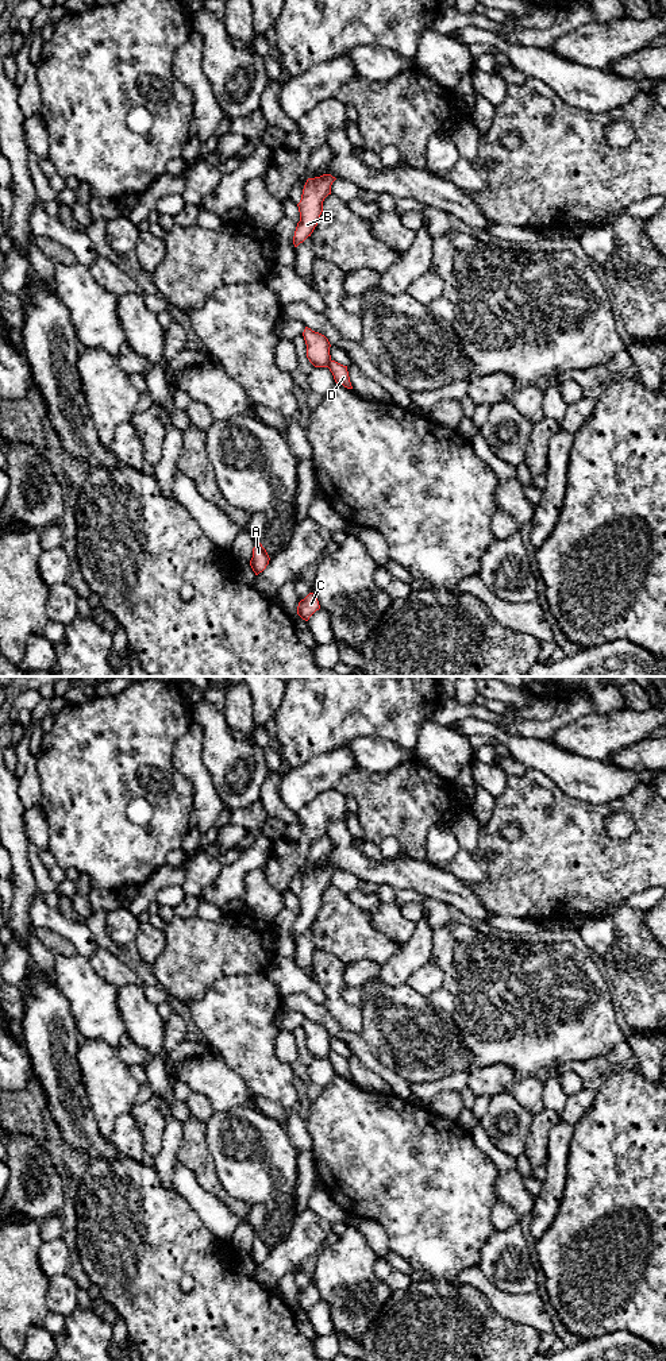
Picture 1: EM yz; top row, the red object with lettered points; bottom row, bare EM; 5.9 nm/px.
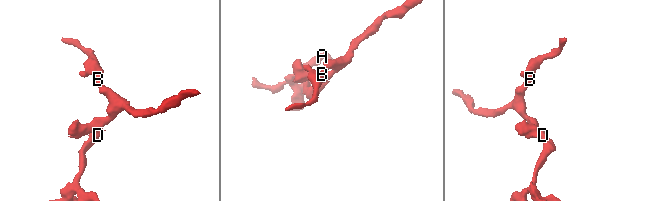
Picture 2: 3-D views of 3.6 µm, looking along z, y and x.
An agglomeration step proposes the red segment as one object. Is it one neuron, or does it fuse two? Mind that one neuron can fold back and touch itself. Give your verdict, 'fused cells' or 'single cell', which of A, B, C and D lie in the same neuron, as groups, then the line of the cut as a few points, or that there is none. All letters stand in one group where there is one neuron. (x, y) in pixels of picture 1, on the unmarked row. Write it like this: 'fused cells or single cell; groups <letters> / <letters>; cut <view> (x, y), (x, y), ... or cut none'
fused cells; groups A C D / B; cut yz (331, 1052), (326, 1057)

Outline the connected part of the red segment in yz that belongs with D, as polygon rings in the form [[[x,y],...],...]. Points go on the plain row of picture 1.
[[[331,1052],[327,1057],[334,1067],[336,1075],[343,1076],[347,1080],[353,1080],[347,1057],[343,1057],[335,1052]]]

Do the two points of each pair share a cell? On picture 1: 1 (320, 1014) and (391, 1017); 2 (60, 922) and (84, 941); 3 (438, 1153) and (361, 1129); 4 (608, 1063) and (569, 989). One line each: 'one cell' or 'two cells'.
1: two cells
2: one cell
3: one cell
4: two cells

